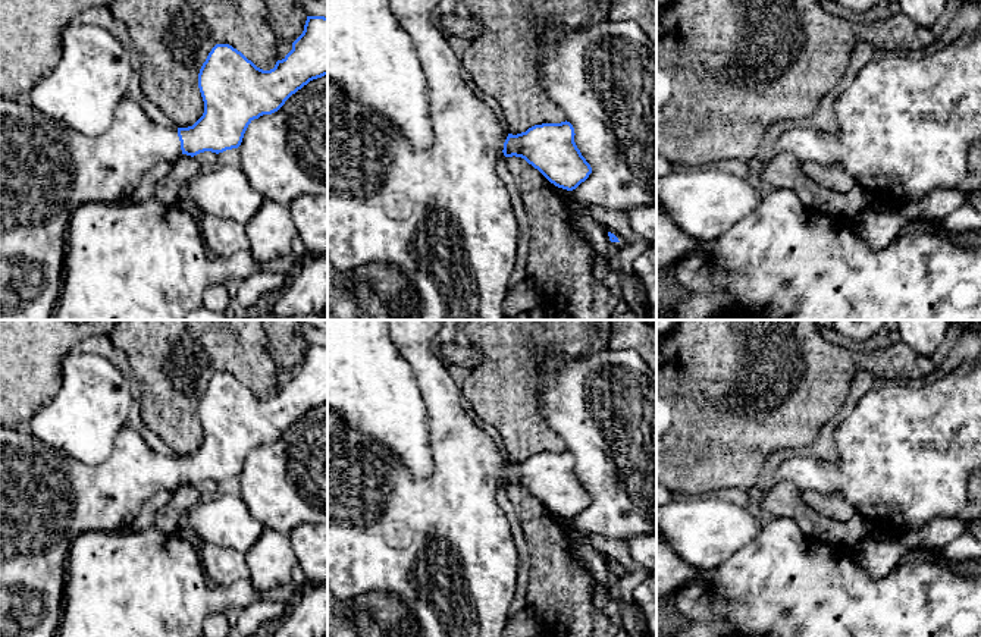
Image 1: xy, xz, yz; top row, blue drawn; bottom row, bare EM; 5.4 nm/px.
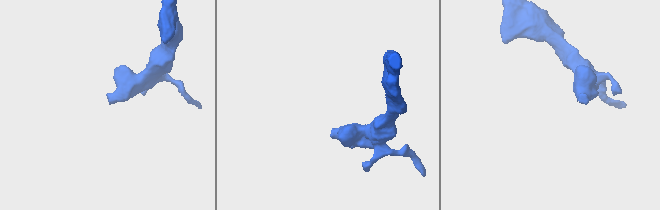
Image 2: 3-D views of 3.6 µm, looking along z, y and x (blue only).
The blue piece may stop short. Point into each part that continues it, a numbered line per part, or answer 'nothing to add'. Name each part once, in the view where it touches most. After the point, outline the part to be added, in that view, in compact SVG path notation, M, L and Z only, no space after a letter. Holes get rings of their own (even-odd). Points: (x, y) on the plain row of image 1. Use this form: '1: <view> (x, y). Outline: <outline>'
1: xy (47, 499). Outline: M25 426L3 429L0 427L0 637L54 637L57 625L63 614L63 586L66 561L73 540L85 531L123 531L129 530L131 524L138 517L144 503L159 495L169 493L182 484L178 458L164 456L154 452L144 437L128 426L123 426L117 433L113 451L109 458L97 465L82 464L70 456L62 455L53 448L38 440Z

